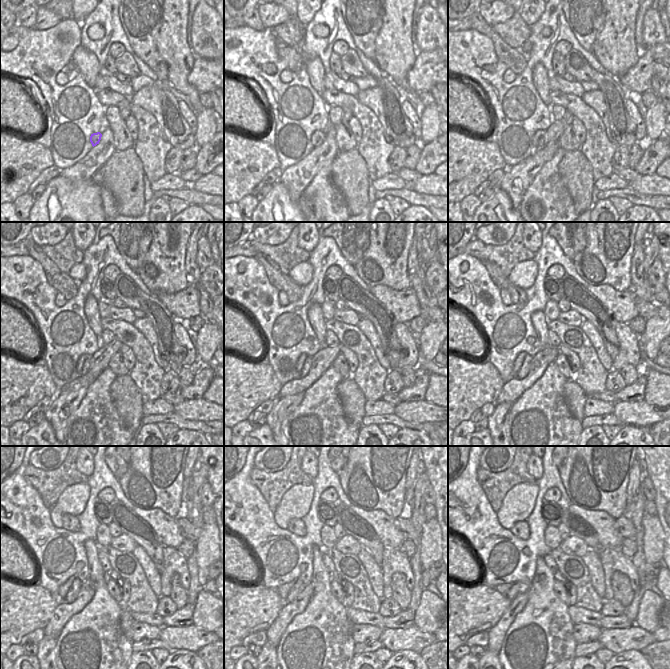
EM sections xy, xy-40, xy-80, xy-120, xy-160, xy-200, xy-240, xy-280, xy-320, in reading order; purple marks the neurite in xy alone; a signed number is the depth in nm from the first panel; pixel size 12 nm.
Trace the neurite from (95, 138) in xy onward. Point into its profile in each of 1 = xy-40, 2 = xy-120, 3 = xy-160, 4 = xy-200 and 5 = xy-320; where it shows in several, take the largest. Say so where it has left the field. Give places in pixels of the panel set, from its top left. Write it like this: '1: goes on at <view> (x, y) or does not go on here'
1: goes on at xy-40 (318, 137)
2: goes on at xy-120 (84, 362)
3: goes on at xy-160 (303, 365)
4: goes on at xy-200 (521, 367)
5: goes on at xy-320 (511, 591)

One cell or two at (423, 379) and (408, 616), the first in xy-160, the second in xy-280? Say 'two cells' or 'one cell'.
one cell

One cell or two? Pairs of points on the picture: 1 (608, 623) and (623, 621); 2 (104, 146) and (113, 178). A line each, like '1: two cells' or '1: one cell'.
1: one cell
2: two cells

